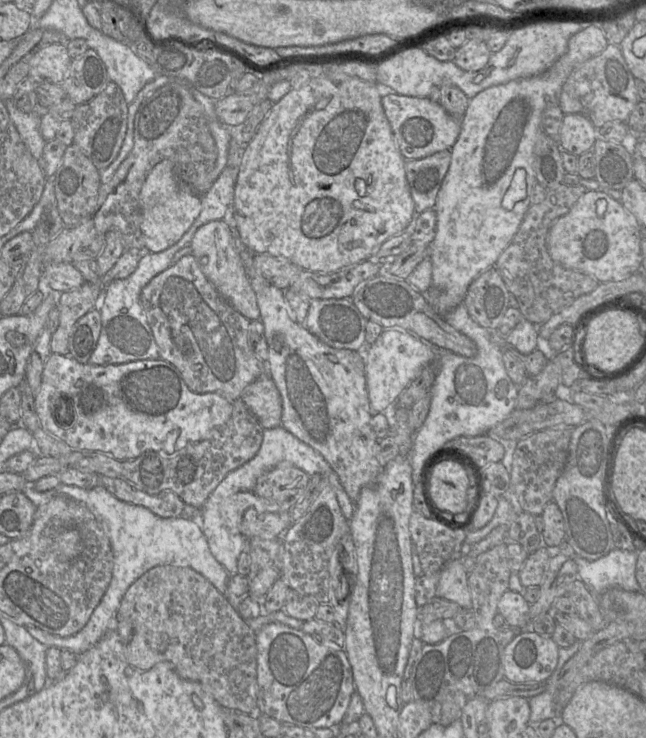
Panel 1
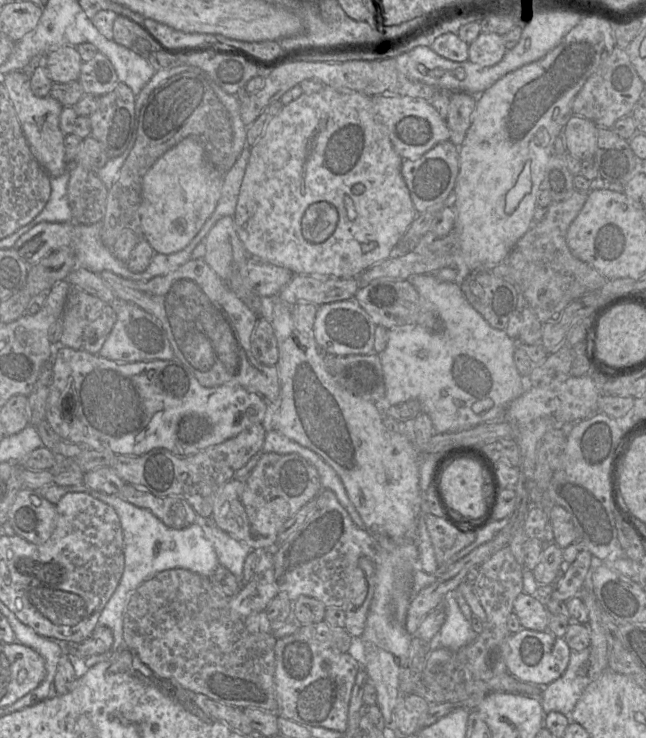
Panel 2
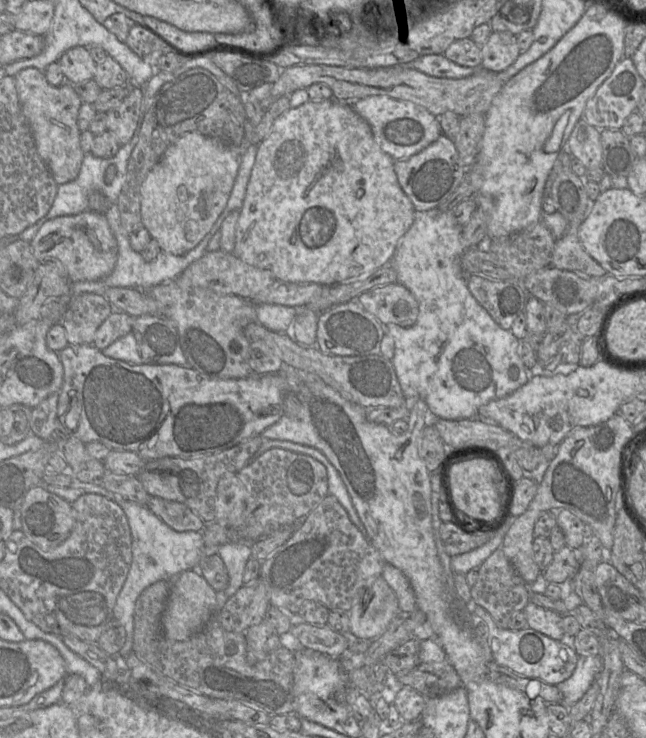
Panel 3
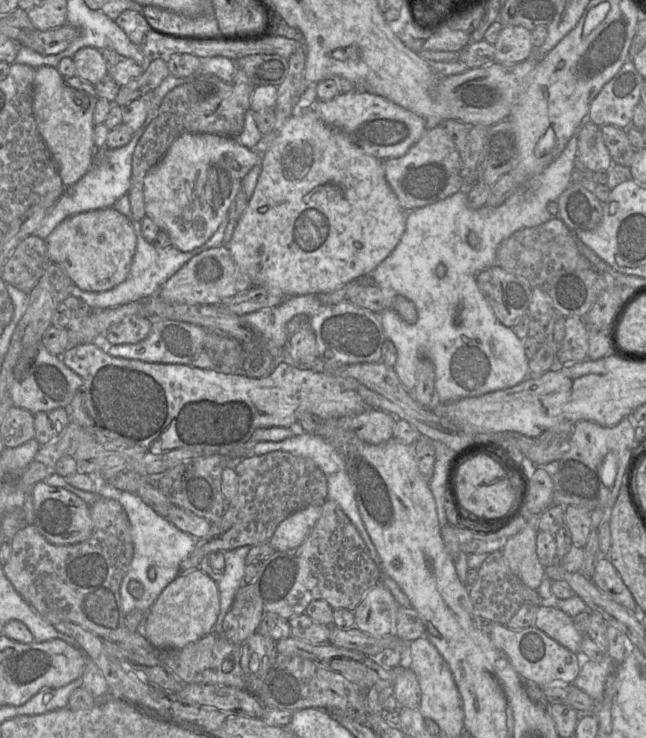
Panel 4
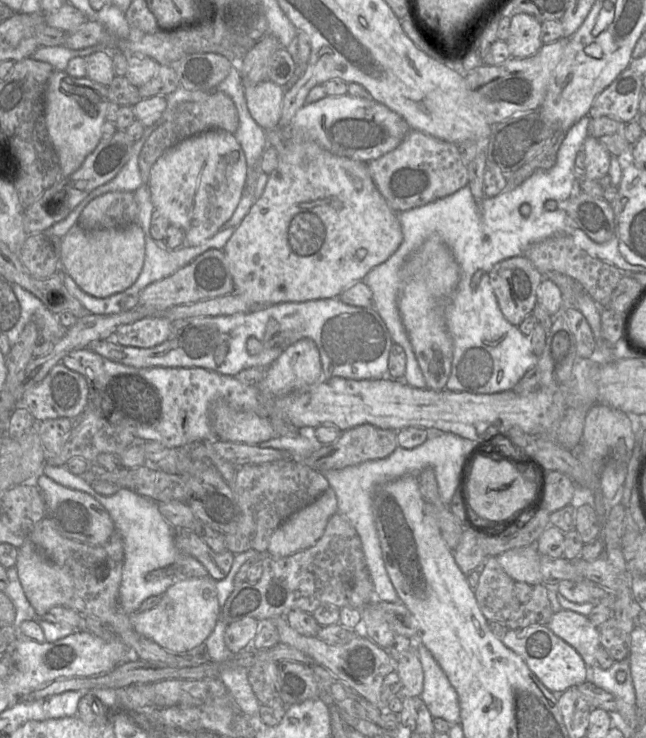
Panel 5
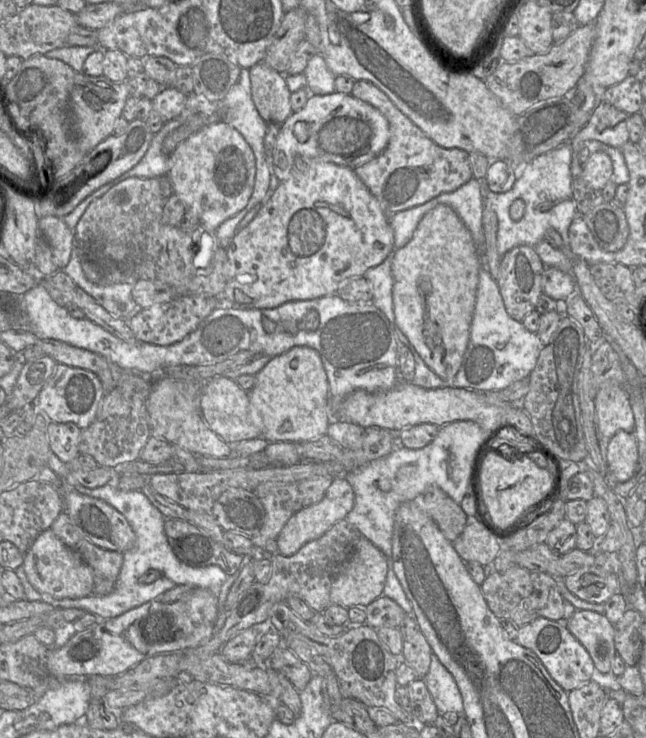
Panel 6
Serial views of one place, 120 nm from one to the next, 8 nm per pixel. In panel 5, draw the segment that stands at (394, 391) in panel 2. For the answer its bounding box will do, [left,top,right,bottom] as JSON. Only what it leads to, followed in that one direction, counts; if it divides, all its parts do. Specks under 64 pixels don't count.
[364,115,591,394]

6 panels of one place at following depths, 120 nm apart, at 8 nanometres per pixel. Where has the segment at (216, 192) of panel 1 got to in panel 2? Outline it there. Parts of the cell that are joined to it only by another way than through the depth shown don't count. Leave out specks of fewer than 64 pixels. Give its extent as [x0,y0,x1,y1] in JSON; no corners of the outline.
[184,146,250,250]

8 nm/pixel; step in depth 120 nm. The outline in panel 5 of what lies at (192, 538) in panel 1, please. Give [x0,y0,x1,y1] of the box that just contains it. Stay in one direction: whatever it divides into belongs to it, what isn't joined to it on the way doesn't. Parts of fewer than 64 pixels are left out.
[42,464,208,614]

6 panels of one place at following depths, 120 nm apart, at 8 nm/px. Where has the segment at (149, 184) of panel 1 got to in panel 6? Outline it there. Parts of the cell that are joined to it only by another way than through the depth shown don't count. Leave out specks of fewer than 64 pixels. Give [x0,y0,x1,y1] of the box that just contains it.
[166,121,256,231]

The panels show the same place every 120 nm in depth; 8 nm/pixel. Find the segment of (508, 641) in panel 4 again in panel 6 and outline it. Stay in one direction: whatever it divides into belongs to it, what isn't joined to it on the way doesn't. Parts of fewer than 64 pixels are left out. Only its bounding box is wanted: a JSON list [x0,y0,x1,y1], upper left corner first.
[515,618,595,692]

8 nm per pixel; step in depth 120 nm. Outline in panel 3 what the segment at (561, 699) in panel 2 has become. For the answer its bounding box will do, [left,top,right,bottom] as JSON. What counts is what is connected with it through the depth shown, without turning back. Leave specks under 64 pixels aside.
[556,655,603,709]

